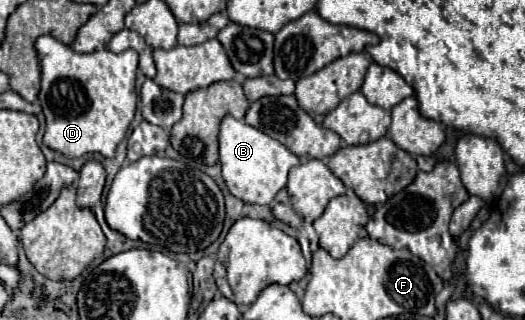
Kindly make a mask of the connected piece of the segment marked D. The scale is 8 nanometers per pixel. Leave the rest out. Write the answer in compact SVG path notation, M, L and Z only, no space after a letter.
M51 35L37 39L41 61L39 103L45 115L43 143L65 157L99 153L113 157L137 109L137 51L111 53L107 49L77 53Z

